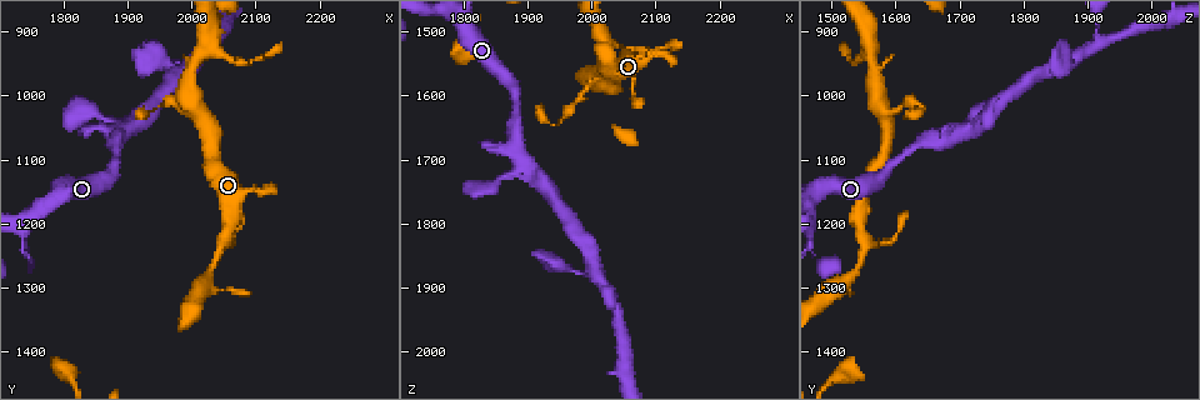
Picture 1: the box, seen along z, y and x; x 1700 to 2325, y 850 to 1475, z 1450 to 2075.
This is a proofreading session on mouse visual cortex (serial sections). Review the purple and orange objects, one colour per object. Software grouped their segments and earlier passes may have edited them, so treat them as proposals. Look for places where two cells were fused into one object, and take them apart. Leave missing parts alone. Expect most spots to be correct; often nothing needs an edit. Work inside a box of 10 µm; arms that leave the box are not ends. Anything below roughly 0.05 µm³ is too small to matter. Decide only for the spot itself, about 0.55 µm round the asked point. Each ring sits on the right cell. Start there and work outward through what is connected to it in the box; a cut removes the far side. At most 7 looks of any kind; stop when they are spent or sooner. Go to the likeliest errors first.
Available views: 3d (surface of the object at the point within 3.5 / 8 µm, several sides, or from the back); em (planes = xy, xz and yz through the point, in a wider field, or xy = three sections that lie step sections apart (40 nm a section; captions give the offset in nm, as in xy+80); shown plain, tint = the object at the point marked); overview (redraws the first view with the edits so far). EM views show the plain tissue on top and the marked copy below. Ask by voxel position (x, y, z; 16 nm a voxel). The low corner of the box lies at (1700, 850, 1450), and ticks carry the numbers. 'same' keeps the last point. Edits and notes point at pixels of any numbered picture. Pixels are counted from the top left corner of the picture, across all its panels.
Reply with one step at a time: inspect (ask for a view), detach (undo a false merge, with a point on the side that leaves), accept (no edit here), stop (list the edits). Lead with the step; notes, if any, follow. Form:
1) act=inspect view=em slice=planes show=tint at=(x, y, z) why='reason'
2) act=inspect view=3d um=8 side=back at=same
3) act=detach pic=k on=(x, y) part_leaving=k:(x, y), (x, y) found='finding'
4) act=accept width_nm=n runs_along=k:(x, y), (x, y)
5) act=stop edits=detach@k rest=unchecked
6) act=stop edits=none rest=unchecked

act=inspect view=3d um=8 at=(2010, 1020, 1575) why='three arms meet'

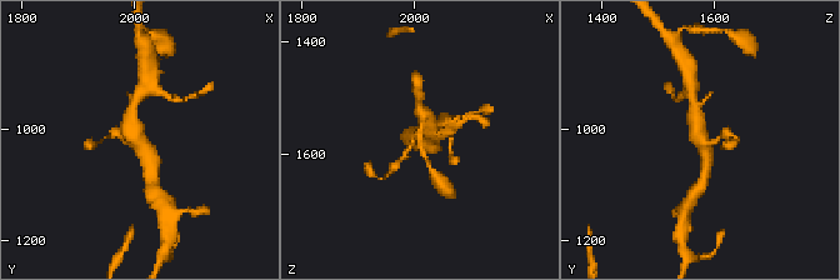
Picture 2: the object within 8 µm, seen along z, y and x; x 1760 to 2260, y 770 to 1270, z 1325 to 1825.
act=inspect view=3d um=3.5 at=same why='closer look'

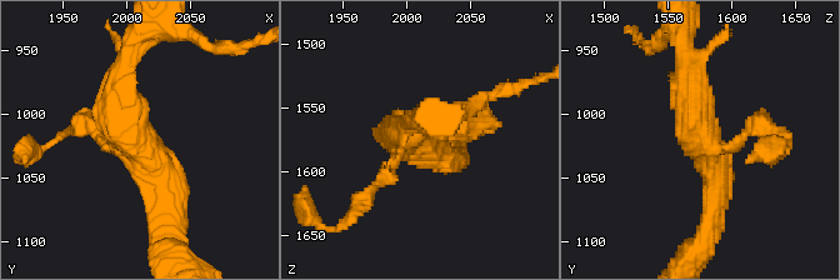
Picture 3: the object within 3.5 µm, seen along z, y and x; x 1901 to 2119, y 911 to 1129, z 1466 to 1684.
act=inspect view=em slice=xy step=2 show=tint at=(2008, 1024, 1580) arms=3 arm_widths_nm=150,300,350 why='now the EM'

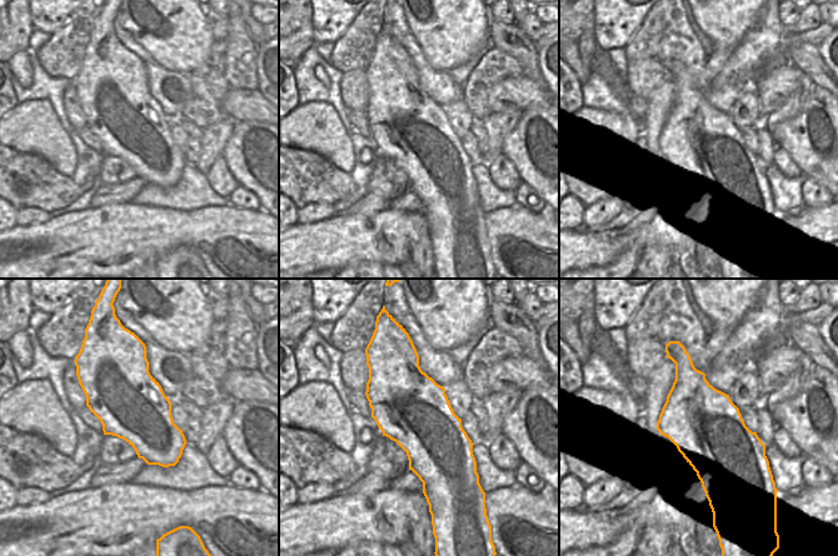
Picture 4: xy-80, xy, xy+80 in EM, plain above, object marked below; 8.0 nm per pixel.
act=accept runs_along=3:(168, 215), (121, 70) found='all the same cell'

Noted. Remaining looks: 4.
act=inspect view=3d um=3.5 at=(2030, 915, 1920) why='side arm on a straight run'

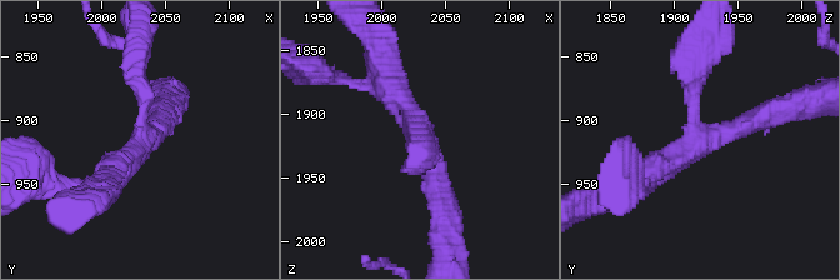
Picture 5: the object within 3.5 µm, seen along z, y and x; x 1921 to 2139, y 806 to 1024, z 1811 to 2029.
act=inspect view=em slice=xy step=1 show=tint at=(2036, 914, 1922) arms=3 arm_widths_nm=200,250,350 why='need the tissue'

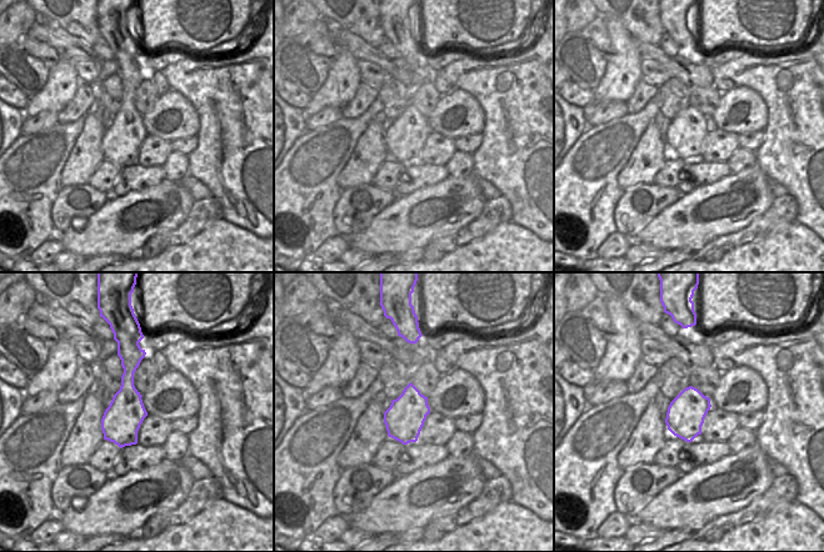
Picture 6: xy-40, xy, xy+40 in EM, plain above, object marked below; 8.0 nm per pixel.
act=accept width_nm=320 runs_along=5:(644, 178), (775, 111) found='continuous, no second cell'

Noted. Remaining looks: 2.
act=inspect view=3d um=8 at=(2045, 1225, 1555) why='calibre changes'

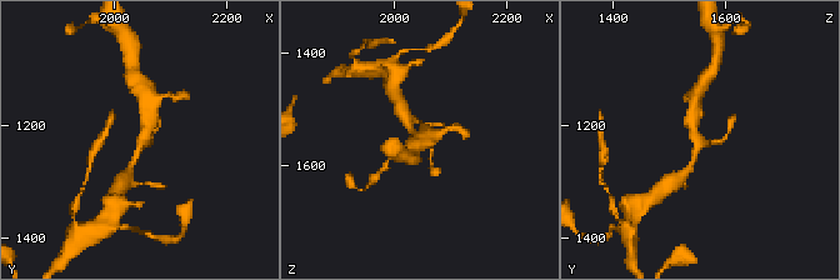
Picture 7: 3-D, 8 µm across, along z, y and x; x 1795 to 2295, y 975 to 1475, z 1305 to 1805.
act=inspect view=em slice=planes show=tint at=same why='need the tissue'

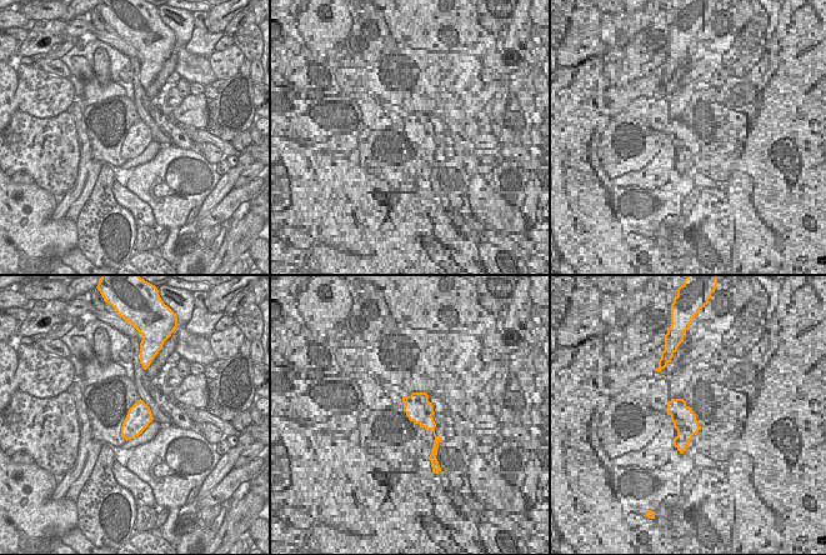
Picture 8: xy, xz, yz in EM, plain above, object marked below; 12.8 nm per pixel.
act=accept runs_along=7:(149, 109), (145, 136), (129, 173) found='one cell here'

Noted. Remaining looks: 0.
act=stop edits=none rest=unchecked

